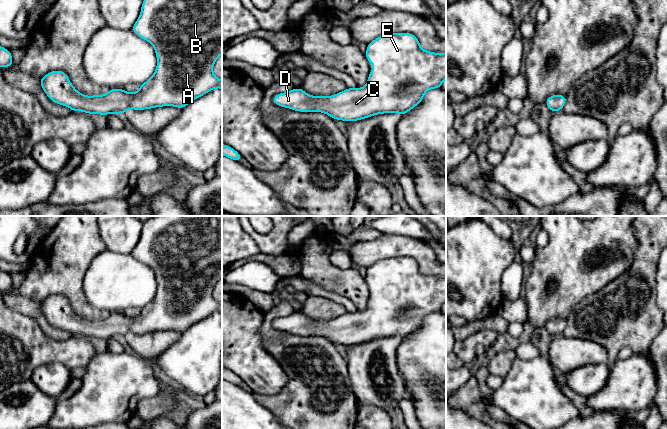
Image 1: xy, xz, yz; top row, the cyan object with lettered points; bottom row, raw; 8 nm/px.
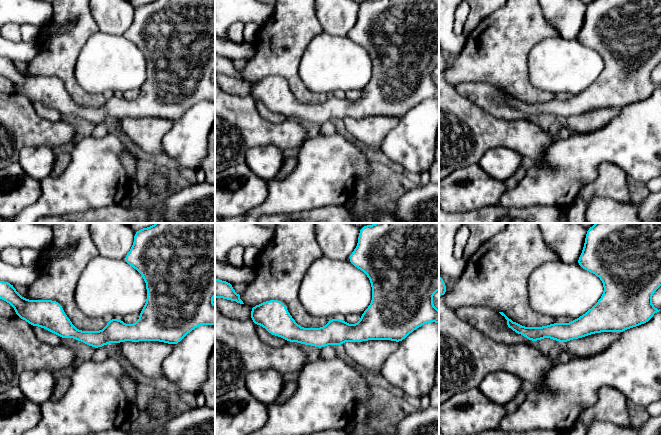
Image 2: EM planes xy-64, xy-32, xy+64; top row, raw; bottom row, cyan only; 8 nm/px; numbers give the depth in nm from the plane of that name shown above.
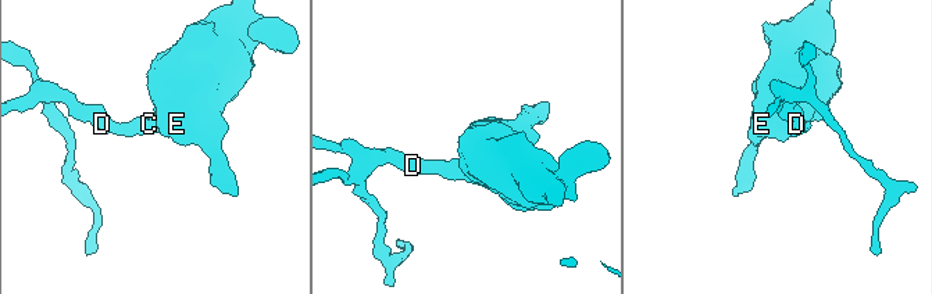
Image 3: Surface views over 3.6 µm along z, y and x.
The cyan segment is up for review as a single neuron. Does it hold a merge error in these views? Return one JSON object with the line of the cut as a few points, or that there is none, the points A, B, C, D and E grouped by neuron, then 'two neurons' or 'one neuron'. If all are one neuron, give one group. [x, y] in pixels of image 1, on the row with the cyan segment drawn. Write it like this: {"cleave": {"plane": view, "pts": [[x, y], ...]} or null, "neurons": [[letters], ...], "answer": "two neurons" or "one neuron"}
{"cleave": null, "neurons": [["A", "B", "C", "D", "E"]], "answer": "one neuron"}

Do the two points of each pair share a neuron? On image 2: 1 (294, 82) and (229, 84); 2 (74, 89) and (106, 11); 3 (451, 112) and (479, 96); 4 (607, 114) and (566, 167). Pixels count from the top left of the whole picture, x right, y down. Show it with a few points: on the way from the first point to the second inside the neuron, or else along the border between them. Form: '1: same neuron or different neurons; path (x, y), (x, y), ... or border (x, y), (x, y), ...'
1: different neurons; border (244, 79), (249, 83)
2: different neurons; border (89, 10), (99, 30)
3: different neurons; border (453, 86), (460, 94), (473, 101), (490, 115)
4: different neurons; border (615, 117), (595, 130), (572, 133)

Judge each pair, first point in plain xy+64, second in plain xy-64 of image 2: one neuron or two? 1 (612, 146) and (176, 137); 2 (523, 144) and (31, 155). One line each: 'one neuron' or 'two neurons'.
1: one neuron
2: two neurons

